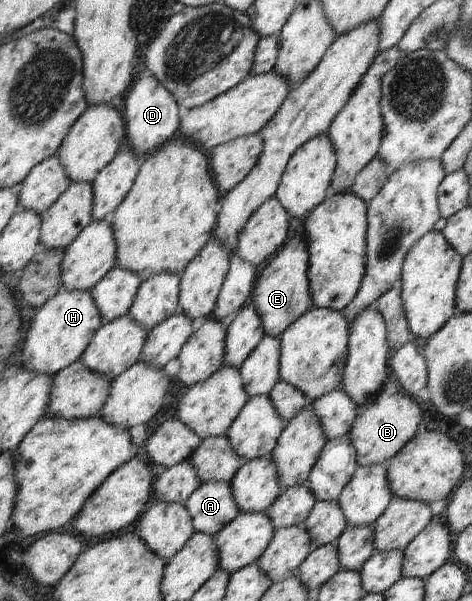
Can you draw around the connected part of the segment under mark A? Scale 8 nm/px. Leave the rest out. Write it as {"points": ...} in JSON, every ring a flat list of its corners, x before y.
{"points":[[209,481,201,484,194,493,189,495,184,507,189,511,195,532,207,533,207,535,213,536,219,533,226,524,236,519,239,513,242,513,241,509,237,507,233,495,231,495,230,483,223,481]]}

